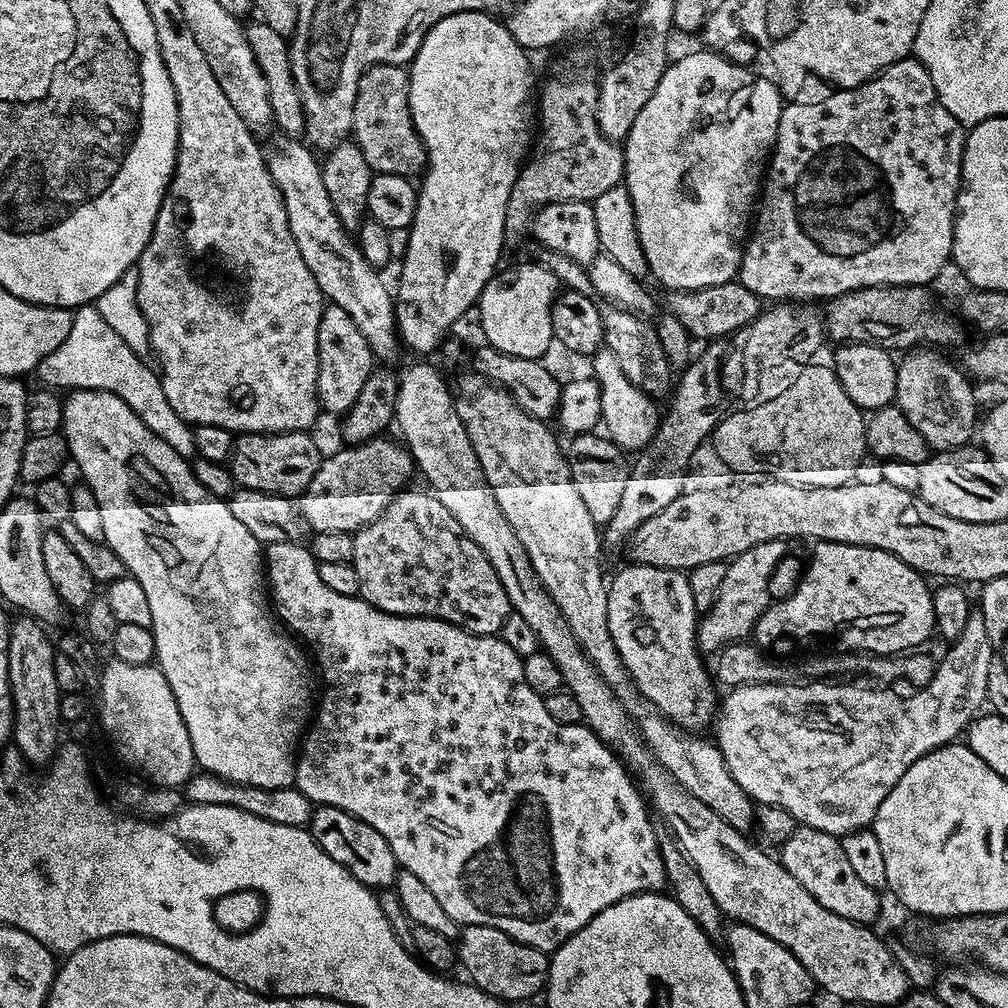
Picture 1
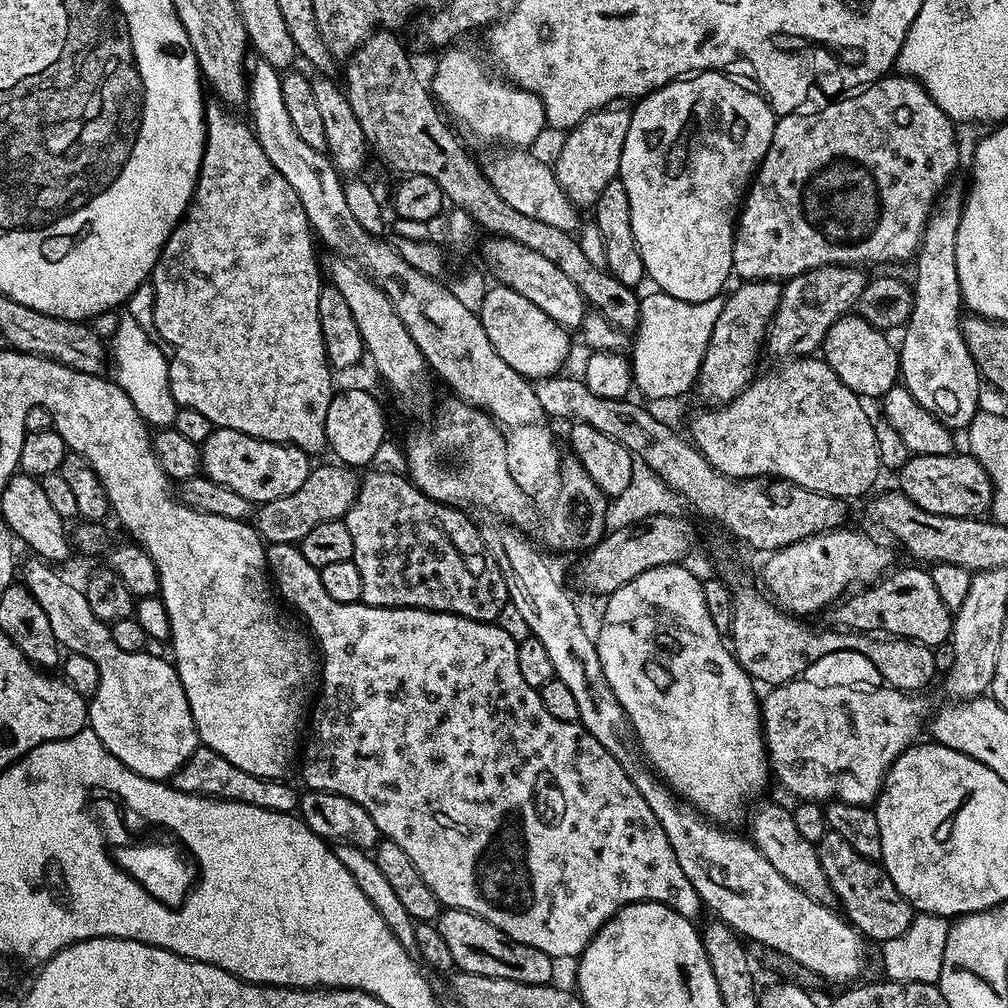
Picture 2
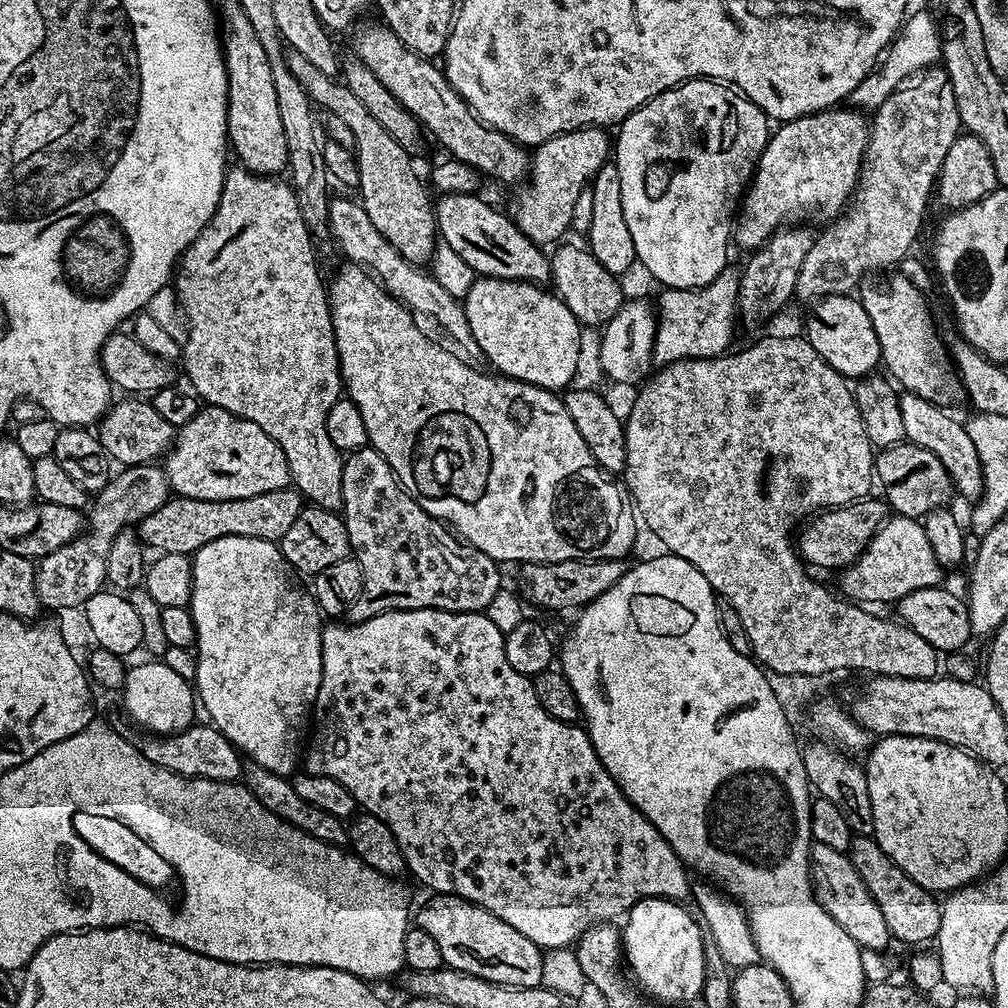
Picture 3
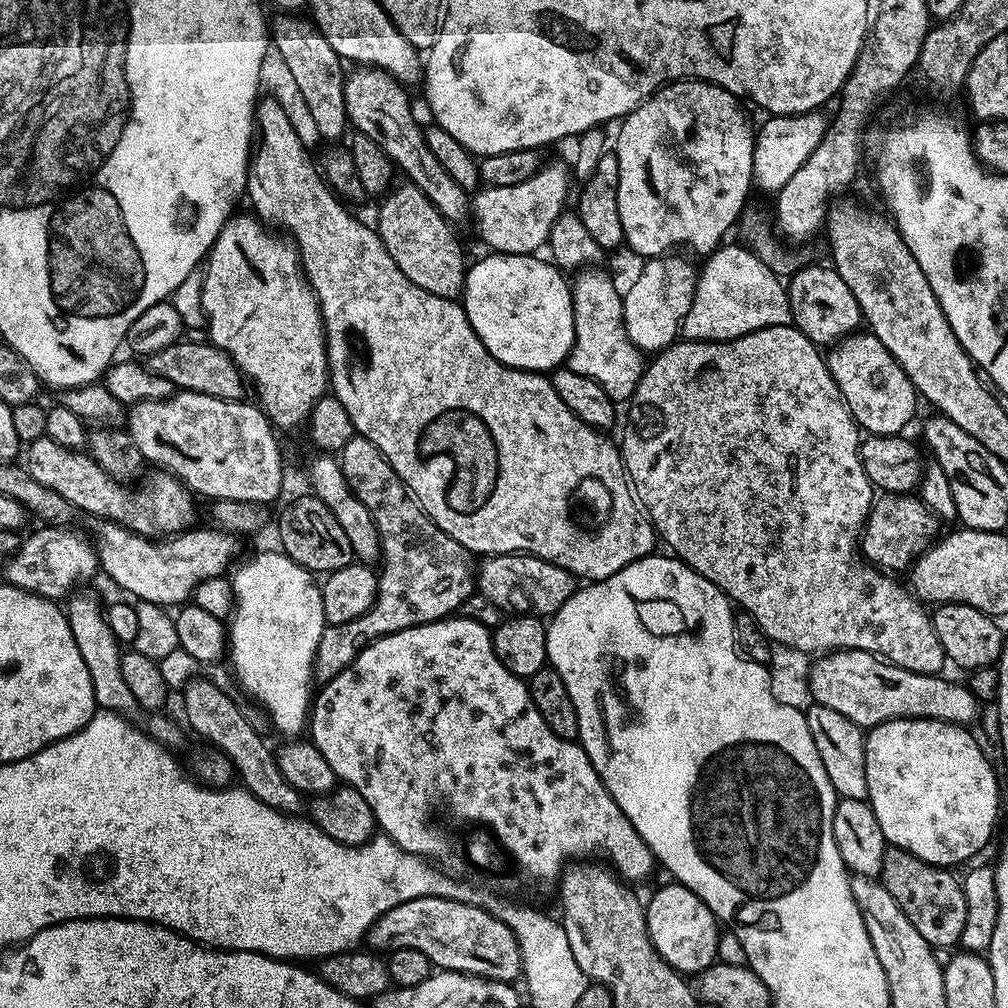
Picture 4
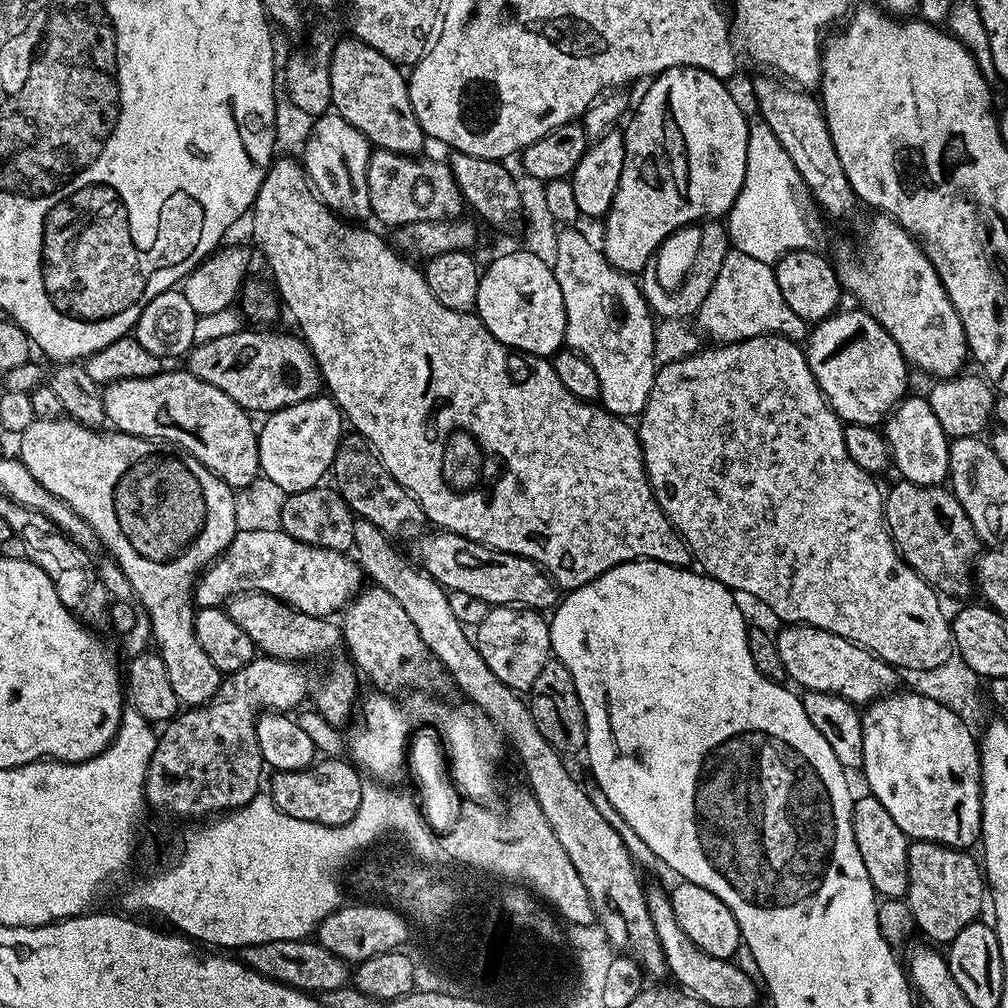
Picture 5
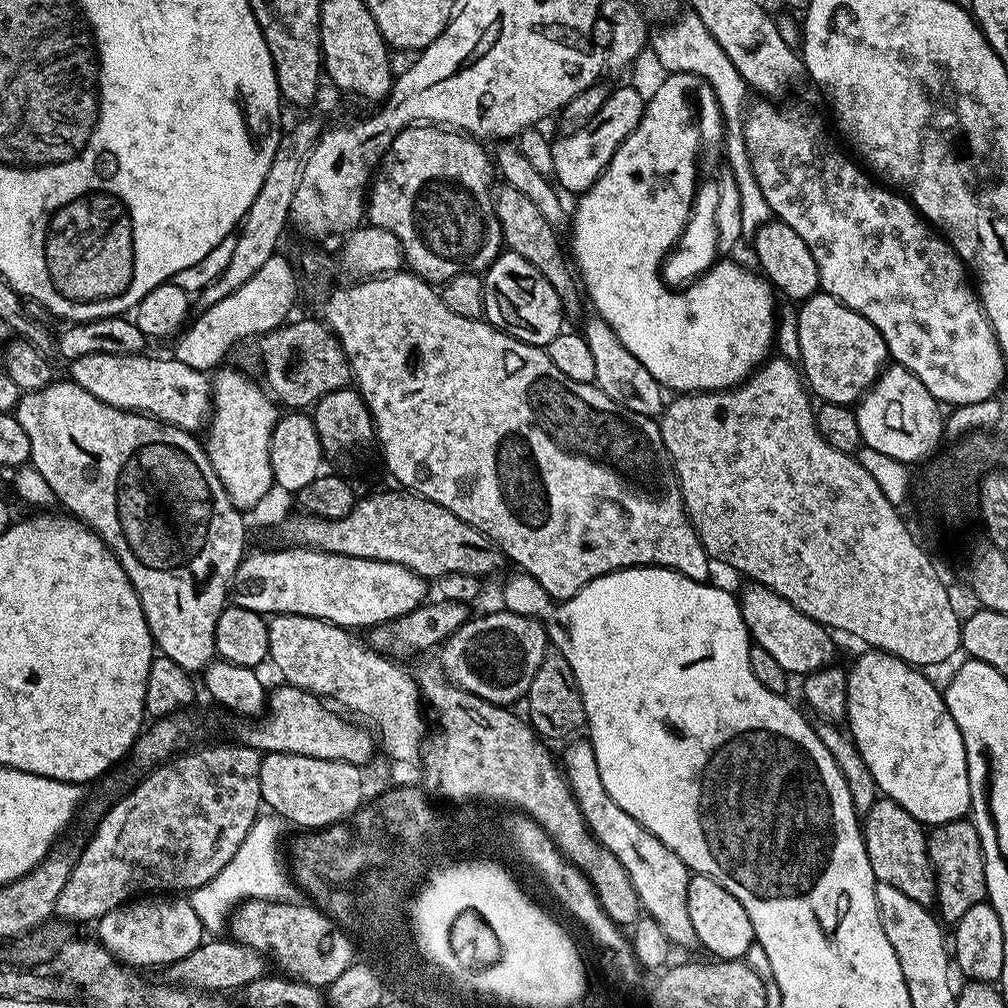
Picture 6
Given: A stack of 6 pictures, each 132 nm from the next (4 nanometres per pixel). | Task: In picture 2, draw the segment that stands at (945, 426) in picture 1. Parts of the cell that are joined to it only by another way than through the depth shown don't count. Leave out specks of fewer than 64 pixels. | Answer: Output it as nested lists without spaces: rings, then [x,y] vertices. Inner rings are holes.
[[[955,186],[949,187],[947,191],[941,195],[940,199],[936,201],[936,207],[932,209],[931,214],[928,215],[928,221],[926,222],[926,226],[924,227],[924,233],[922,234],[922,238],[920,239],[920,251],[916,253],[914,257],[914,265],[916,264],[916,284],[913,283],[911,285],[912,289],[912,313],[910,314],[910,318],[908,319],[907,324],[903,325],[902,333],[904,332],[904,337],[901,338],[900,344],[898,340],[898,376],[902,381],[902,387],[911,394],[914,398],[914,402],[918,402],[918,406],[922,406],[922,410],[930,410],[930,414],[934,414],[938,418],[938,422],[942,422],[945,426],[953,430],[964,430],[967,429],[968,423],[976,417],[977,411],[979,409],[979,388],[982,383],[982,377],[980,371],[976,368],[976,363],[974,362],[974,358],[970,354],[970,350],[966,346],[966,342],[962,338],[962,330],[960,329],[960,322],[962,319],[962,301],[960,298],[960,283],[958,282],[958,258],[956,257],[956,247],[958,246],[958,226],[960,225],[960,216],[964,212],[964,202],[965,197],[962,195],[962,192],[959,192]]]

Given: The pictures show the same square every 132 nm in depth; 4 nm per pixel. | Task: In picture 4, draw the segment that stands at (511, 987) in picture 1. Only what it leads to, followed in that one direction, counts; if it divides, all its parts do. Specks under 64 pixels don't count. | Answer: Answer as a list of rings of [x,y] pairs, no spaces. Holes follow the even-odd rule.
[[[431,896],[402,902],[394,906],[394,910],[386,910],[386,914],[374,922],[366,937],[366,944],[380,954],[397,948],[422,950],[422,954],[426,954],[437,969],[482,976],[485,980],[516,982],[524,971],[518,942],[510,926],[467,900]]]

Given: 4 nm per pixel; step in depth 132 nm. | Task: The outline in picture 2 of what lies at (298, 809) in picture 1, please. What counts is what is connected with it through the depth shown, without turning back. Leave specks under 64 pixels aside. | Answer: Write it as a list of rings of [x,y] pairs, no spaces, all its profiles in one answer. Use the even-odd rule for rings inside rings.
[[[203,746],[194,750],[191,760],[173,774],[170,783],[172,787],[191,796],[214,796],[217,800],[246,802],[246,806],[262,806],[262,810],[295,813],[298,808],[297,789],[292,789],[287,779],[271,780],[246,774],[246,770],[238,770],[234,762],[226,762],[222,754]]]

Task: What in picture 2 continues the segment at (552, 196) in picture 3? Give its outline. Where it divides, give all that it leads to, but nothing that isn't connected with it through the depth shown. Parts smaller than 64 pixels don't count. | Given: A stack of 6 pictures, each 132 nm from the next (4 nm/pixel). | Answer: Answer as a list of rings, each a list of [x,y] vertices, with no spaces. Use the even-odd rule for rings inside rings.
[[[624,106],[599,108],[565,135],[568,137],[554,159],[554,171],[562,190],[577,208],[591,209],[598,194],[602,194],[602,190],[606,190],[606,186],[619,177],[622,146],[626,142],[626,130],[630,130],[631,117],[631,111]]]

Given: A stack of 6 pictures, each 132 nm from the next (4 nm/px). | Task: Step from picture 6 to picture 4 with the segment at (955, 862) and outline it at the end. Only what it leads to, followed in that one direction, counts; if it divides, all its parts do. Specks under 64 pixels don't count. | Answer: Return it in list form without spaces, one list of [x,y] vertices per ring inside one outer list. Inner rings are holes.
[[[885,847],[882,858],[882,870],[879,881],[886,890],[890,890],[890,898],[898,902],[898,906],[914,922],[914,930],[926,938],[933,949],[948,948],[960,944],[960,935],[966,923],[966,898],[959,879],[952,877],[947,868],[939,868],[933,864],[914,858],[901,848]]]

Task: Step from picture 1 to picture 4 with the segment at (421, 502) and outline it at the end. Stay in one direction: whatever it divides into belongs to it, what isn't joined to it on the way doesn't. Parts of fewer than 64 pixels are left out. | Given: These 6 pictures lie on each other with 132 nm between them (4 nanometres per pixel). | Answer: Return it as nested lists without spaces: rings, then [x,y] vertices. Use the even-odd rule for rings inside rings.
[[[359,434],[352,435],[350,442],[346,442],[346,446],[340,448],[338,459],[350,490],[362,502],[362,506],[366,506],[380,535],[379,567],[381,568],[378,568],[376,581],[376,601],[370,606],[370,610],[366,610],[366,614],[350,622],[328,624],[325,627],[316,651],[314,665],[315,679],[320,682],[327,682],[338,674],[342,674],[342,670],[346,670],[346,666],[354,662],[360,650],[367,644],[373,644],[378,638],[389,636],[398,630],[406,630],[419,624],[433,624],[435,620],[451,617],[466,602],[466,598],[473,596],[474,589],[477,587],[478,568],[474,563],[473,553],[467,552],[454,538],[450,538],[450,534],[441,530],[420,509],[420,503],[408,491],[408,487],[400,481],[398,474],[390,466],[390,462],[366,437]]]

